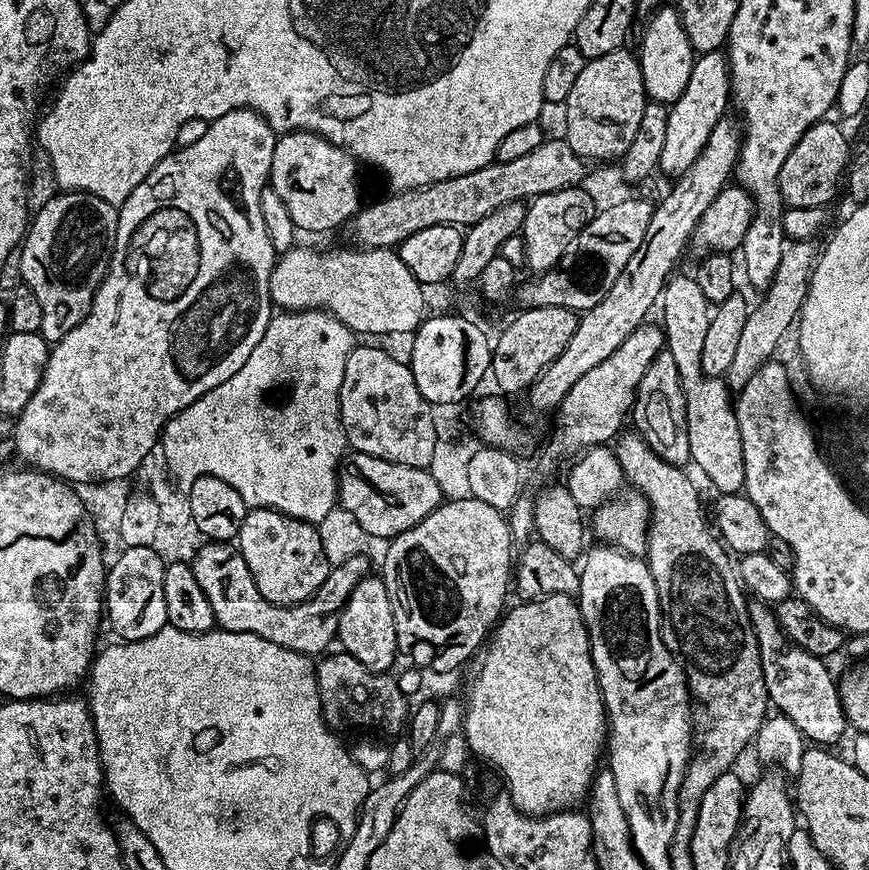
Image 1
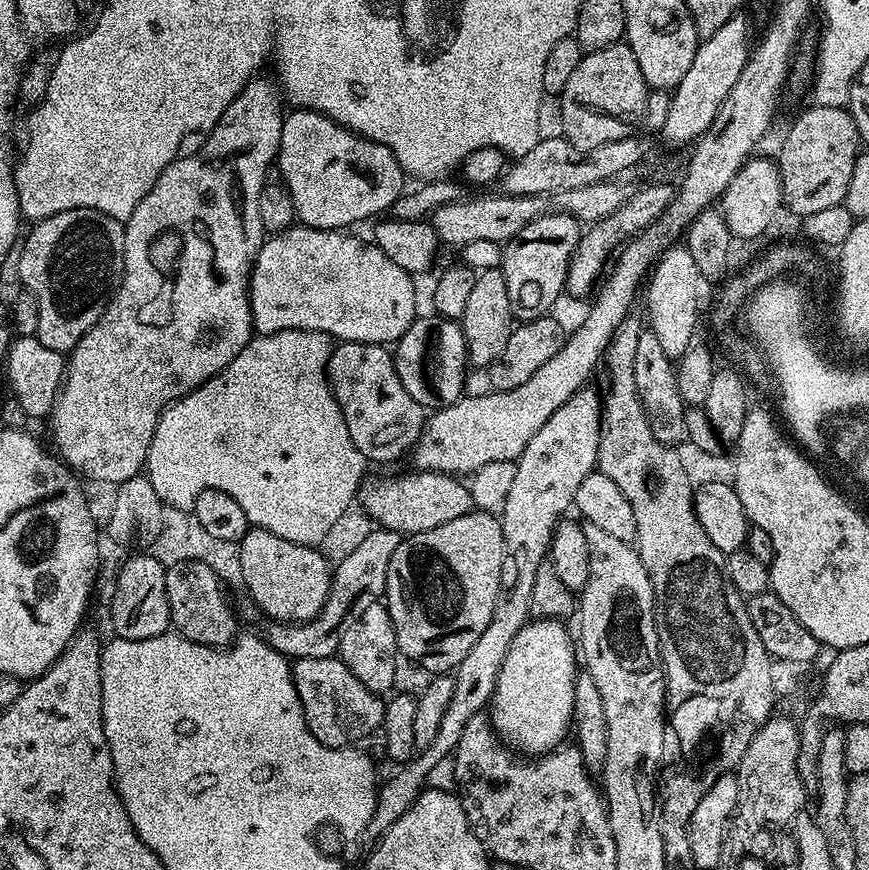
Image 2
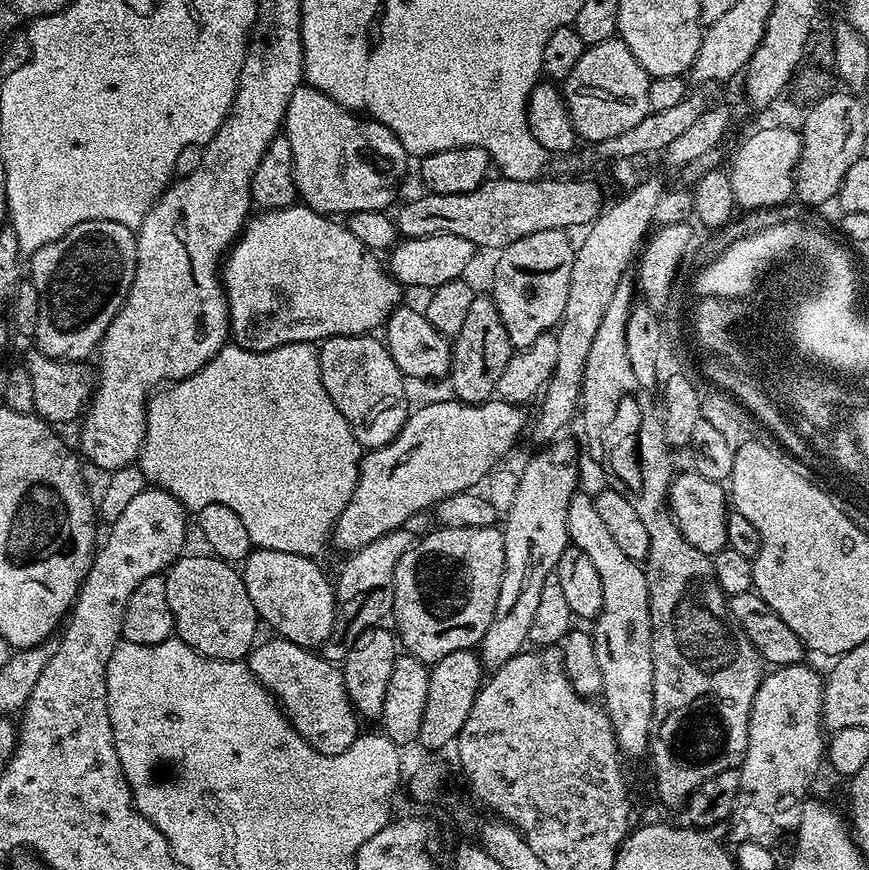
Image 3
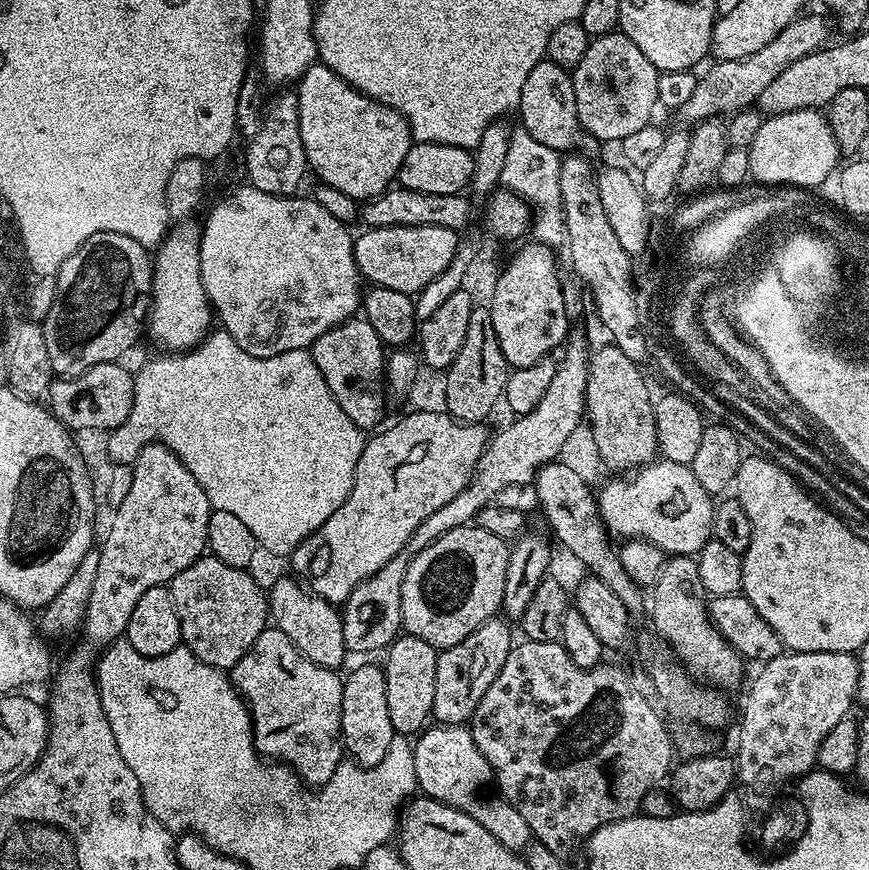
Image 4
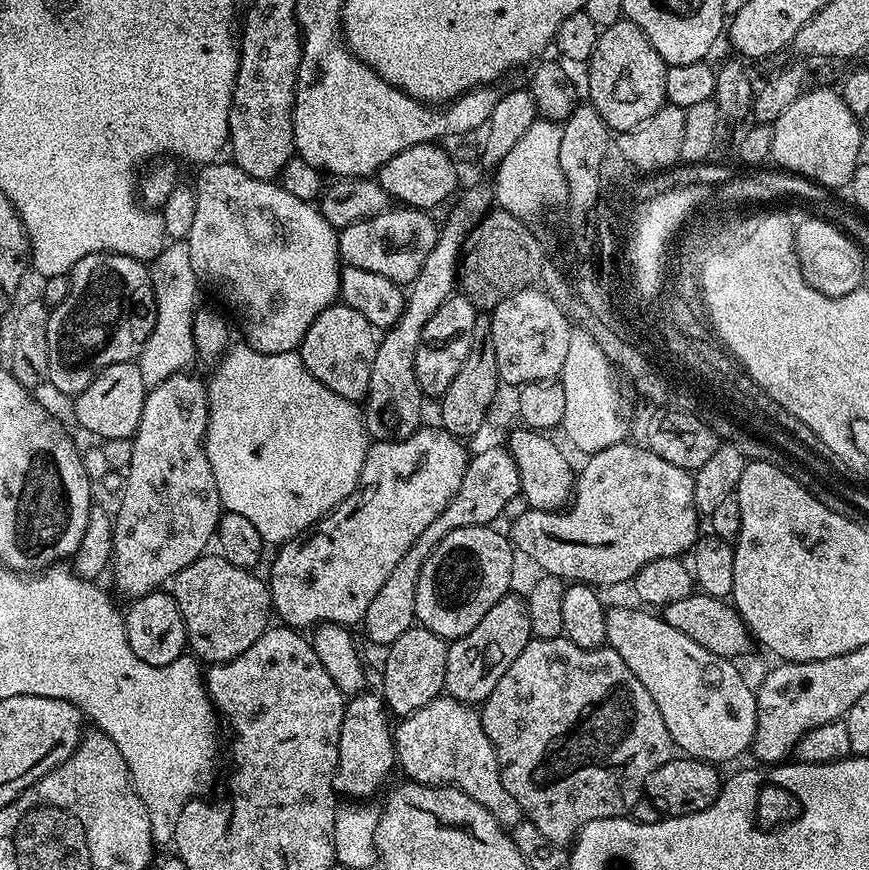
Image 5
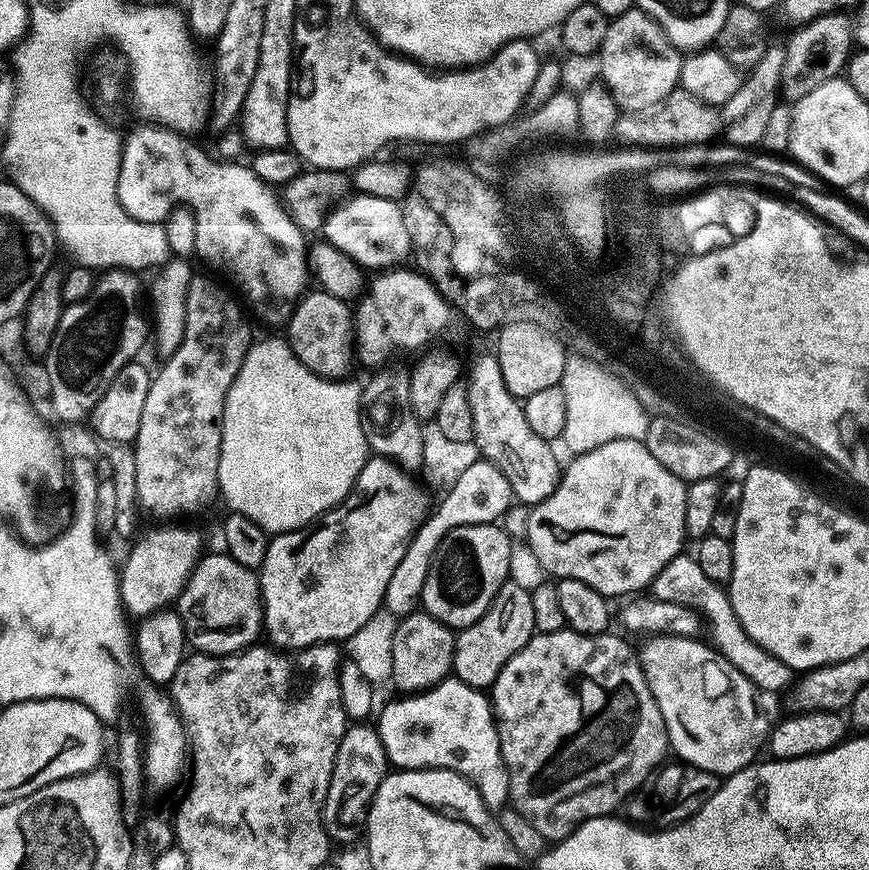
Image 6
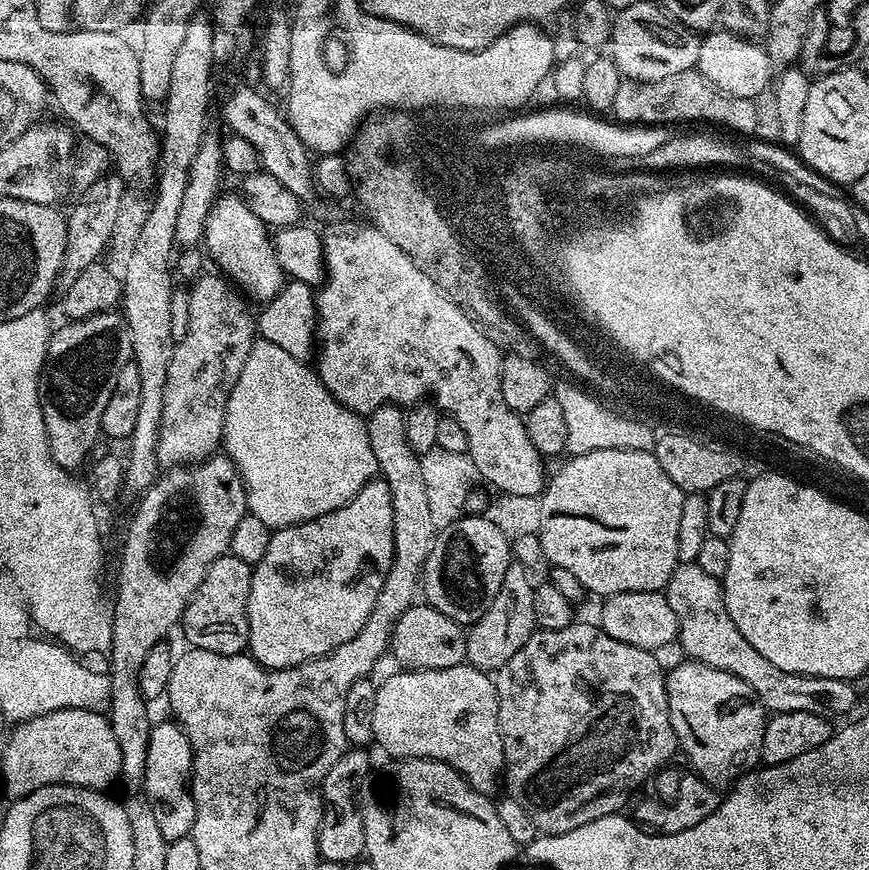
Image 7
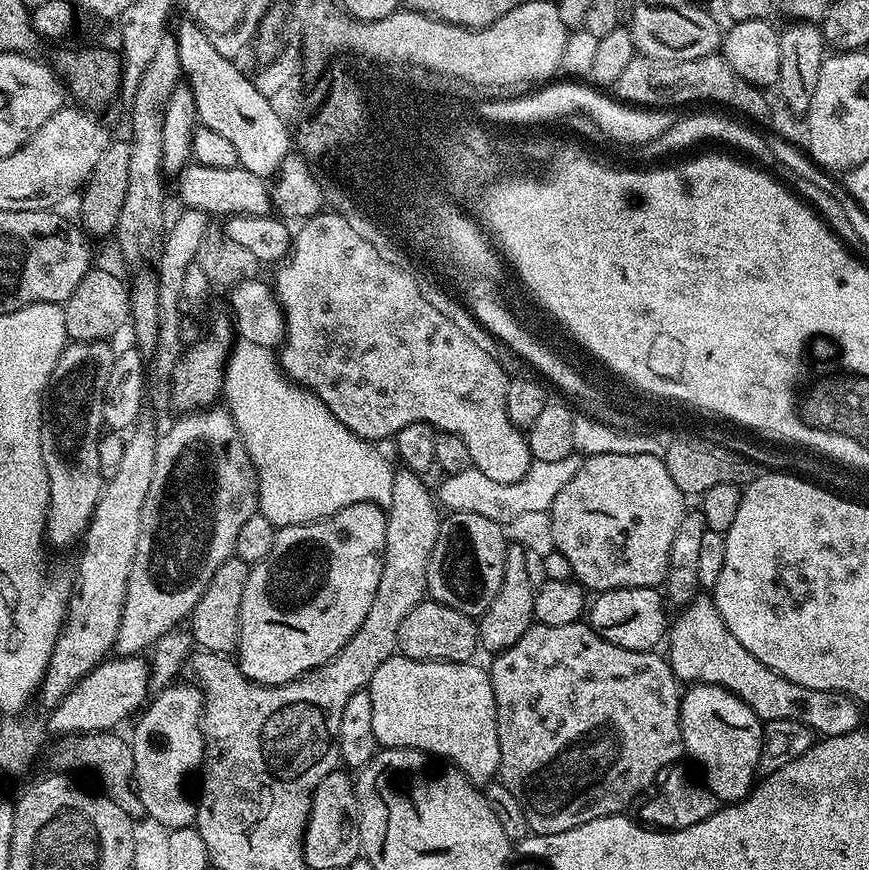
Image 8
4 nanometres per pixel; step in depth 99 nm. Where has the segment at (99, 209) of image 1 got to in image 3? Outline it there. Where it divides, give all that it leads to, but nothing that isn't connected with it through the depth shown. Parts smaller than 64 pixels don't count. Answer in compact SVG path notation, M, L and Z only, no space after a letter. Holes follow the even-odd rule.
M91 220L78 222L62 238L51 240L37 252L31 253L32 276L30 282L40 295L38 310L38 326L34 337L35 347L42 353L55 360L89 359L88 355L95 353L100 347L102 338L114 322L118 310L126 302L130 286L134 282L136 269L136 232L109 220Z

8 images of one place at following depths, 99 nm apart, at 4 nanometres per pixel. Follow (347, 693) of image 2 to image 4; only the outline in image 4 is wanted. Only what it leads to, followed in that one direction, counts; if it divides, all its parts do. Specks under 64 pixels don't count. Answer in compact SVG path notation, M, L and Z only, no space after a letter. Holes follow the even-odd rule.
M275 626L258 634L254 646L250 646L230 669L232 684L243 696L252 715L252 736L256 739L257 752L269 761L287 764L308 786L319 786L328 781L346 756L342 738L342 680L336 675L333 669L310 662L310 658L303 656L298 646Z

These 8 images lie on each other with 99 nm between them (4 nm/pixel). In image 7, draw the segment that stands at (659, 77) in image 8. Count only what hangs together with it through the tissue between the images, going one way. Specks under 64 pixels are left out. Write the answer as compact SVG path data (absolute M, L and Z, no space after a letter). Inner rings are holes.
M691 68L670 74L670 78L658 78L658 82L621 79L610 116L617 124L624 125L677 126L697 120L700 123L697 125L717 124L720 128L729 128L743 138L748 138L760 124L760 112L756 106L756 100L734 98L734 94L726 94L711 84L701 72Z

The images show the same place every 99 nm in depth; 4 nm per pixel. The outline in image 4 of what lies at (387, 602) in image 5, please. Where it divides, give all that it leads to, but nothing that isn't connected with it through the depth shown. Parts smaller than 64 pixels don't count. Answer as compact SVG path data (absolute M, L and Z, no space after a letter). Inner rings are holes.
M573 331L565 341L563 352L546 396L530 414L515 417L510 421L512 423L489 439L472 481L457 496L450 498L446 506L434 510L434 514L430 514L430 518L418 526L406 546L402 546L402 550L394 554L394 558L390 558L382 570L378 570L378 574L354 586L350 598L342 605L342 638L346 638L349 653L383 653L401 635L402 578L406 578L406 570L418 553L426 550L430 542L442 538L442 534L471 525L480 511L489 507L506 486L531 485L540 467L553 463L559 457L563 443L583 423L586 414L590 347L580 333Z

